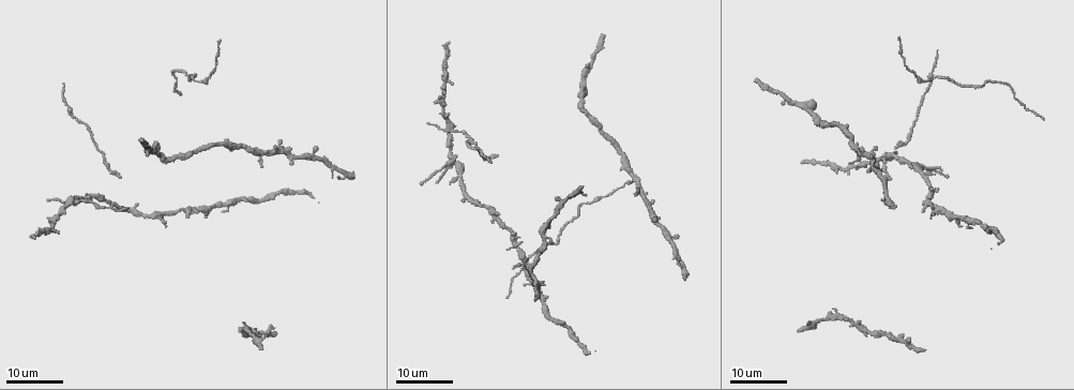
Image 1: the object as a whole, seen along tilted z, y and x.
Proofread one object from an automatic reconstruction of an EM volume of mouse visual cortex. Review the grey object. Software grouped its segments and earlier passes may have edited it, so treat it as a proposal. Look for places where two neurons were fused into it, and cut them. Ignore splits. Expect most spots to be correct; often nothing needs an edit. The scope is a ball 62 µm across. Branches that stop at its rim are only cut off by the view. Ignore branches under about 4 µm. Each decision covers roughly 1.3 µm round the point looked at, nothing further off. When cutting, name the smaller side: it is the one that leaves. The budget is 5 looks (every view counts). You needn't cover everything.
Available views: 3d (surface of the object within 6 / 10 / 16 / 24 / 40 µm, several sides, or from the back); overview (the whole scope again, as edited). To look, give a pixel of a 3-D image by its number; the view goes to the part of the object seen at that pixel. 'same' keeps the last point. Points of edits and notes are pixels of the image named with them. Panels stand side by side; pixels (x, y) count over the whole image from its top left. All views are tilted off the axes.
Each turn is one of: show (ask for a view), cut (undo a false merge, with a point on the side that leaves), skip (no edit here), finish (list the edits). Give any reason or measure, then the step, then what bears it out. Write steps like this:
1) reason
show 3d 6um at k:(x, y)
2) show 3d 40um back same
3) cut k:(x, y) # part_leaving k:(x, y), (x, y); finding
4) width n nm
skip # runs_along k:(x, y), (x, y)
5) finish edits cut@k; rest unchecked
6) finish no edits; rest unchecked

three-way junction
show 3d 24um at 1:(451, 161)

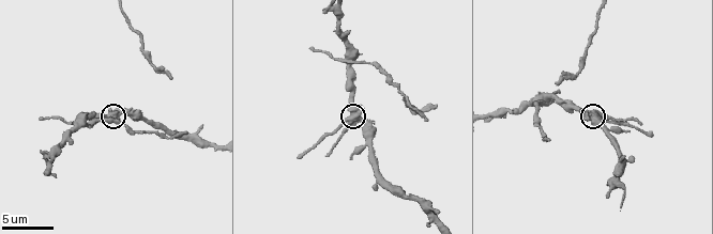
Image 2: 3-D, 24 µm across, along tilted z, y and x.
zoom in
show 3d 6um at 2:(351, 116)

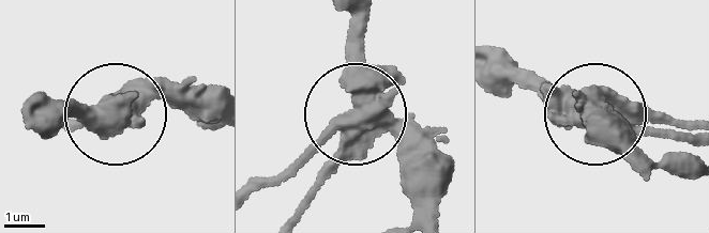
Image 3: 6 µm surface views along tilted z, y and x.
width 530 nm
cut 3:(334, 168) # part_leaving 3:(359, 123), (253, 189); two neurons meet here

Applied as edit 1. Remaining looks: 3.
see it whole again
show overview

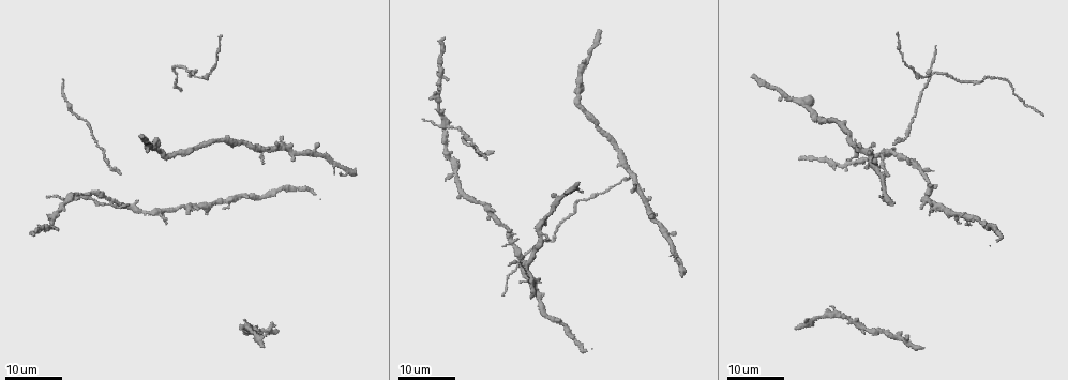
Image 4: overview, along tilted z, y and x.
show 3d 16um at 4:(446, 124)

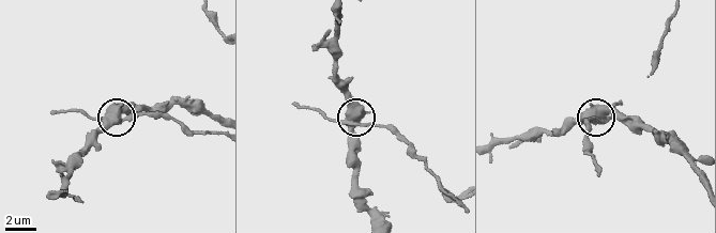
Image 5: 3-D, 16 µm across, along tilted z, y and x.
zoom in
show 3d 10um at 5:(119, 117)

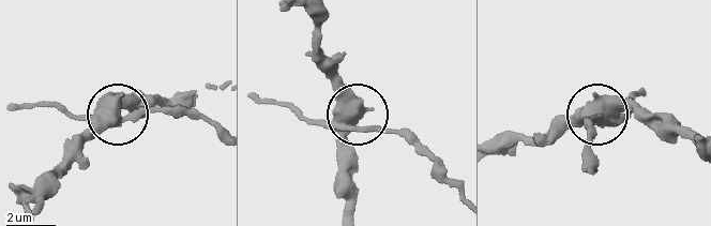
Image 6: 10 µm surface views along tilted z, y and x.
side_arm 11 um
cut 6:(135, 119) # part_leaving 6:(335, 125), (407, 135), (457, 184); a second neuron is stuck on

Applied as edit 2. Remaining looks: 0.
finish edits cut@3, cut@6; rest unchecked

